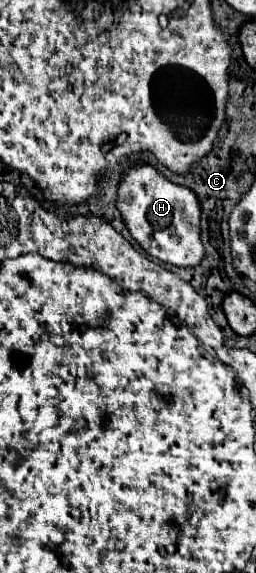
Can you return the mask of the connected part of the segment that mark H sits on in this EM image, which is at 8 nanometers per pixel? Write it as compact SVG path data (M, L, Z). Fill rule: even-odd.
M133 167L129 169L119 183L117 209L123 215L127 229L133 239L155 259L171 263L175 267L197 267L205 249L201 243L201 209L195 193L187 187L179 187L159 175L153 167Z

